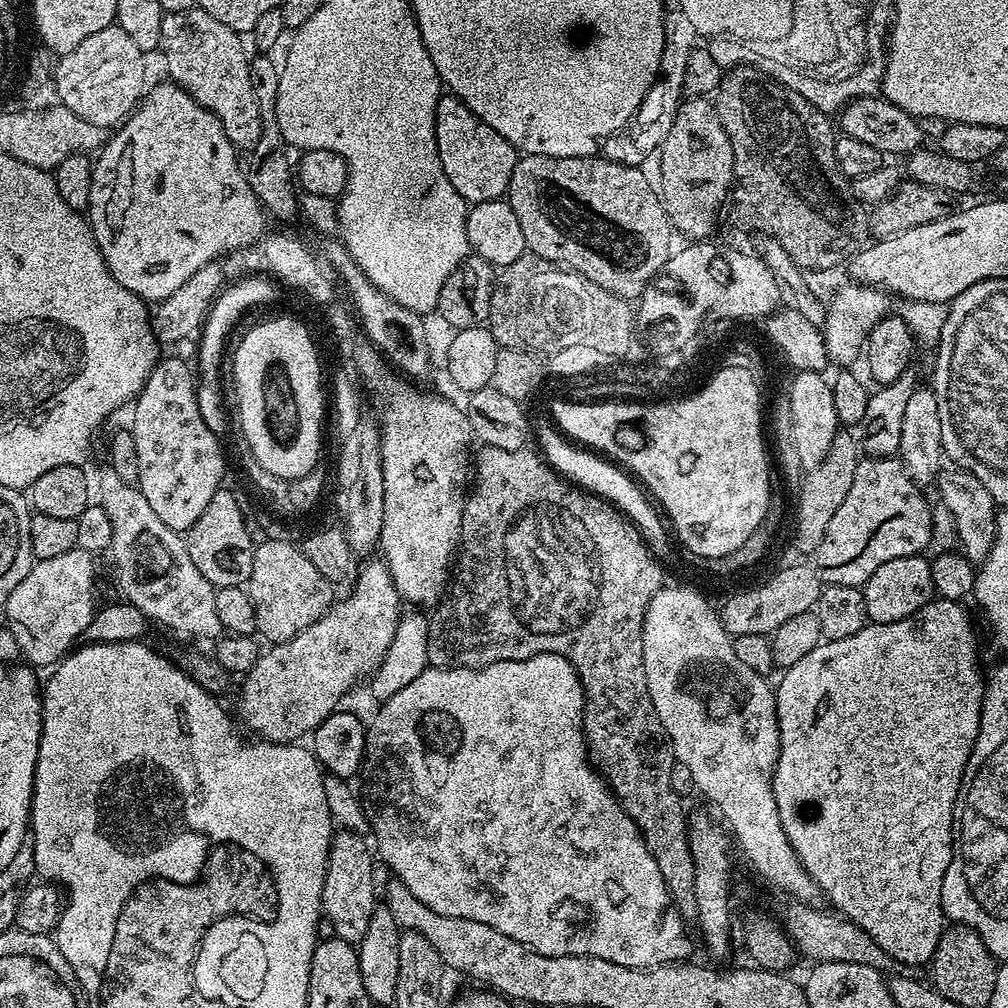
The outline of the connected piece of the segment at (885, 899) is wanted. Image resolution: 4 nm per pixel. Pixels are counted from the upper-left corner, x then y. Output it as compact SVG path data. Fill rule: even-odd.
M934 598L929 604L922 606L920 611L914 616L907 616L898 622L890 622L889 624L869 622L865 628L858 630L858 634L850 634L850 638L824 640L814 650L810 650L810 654L806 654L806 658L801 658L798 662L794 662L794 666L783 669L781 676L784 677L781 678L780 685L777 683L774 688L776 694L776 717L778 718L778 730L780 731L780 757L776 763L776 773L772 779L772 785L774 786L774 802L778 802L778 818L782 818L782 830L786 830L786 838L790 838L790 846L794 846L794 850L798 854L802 866L806 866L810 878L814 878L814 882L818 882L823 899L827 903L829 900L837 909L832 908L841 917L852 921L864 930L886 954L892 955L894 959L902 961L907 966L913 966L913 964L927 965L935 954L940 935L943 934L946 927L946 917L942 910L942 878L946 878L946 866L950 866L950 858L952 857L952 819L962 791L964 768L968 765L968 759L974 750L974 742L980 733L980 711L984 701L986 680L982 672L980 676L980 660L976 657L976 632L972 629L972 620L968 617L968 612L963 608L964 606L959 600Z

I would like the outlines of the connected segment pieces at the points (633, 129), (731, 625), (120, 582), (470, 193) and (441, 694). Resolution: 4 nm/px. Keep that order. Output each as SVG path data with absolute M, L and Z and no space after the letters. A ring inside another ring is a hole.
M675 6L669 8L669 12L665 11L662 16L664 45L656 83L650 86L646 98L642 98L642 106L638 106L638 110L626 122L626 126L622 126L614 134L610 134L604 139L602 155L605 160L635 168L647 165L647 160L651 156L653 159L659 153L660 145L664 143L670 126L676 120L676 111L685 99L686 62L690 62L690 54L692 49L697 47L698 37L690 18L686 18L686 14L682 14L680 8Z
M796 564L793 568L784 568L776 572L765 584L757 588L748 588L745 592L736 592L719 609L722 626L731 637L742 634L762 634L771 637L782 622L794 618L803 612L811 612L816 607L816 599L820 597L822 581L815 567L807 568L804 564Z
M110 466L105 467L104 470L98 482L99 498L97 499L111 524L112 536L108 554L112 556L116 584L121 592L119 595L142 610L149 621L155 623L158 621L180 634L210 638L210 640L217 639L223 633L223 628L215 611L216 589L207 582L199 573L198 566L191 561L185 537L162 522L162 518L151 509L150 502L137 485L121 480Z
M441 95L436 107L436 141L438 158L446 178L450 178L450 186L454 186L469 205L507 197L510 174L514 174L518 159L516 147L506 142L498 130L486 126L457 96Z
M547 652L525 660L494 662L485 668L461 668L459 666L455 668L434 668L429 666L425 668L422 674L418 674L418 678L414 678L414 682L410 682L410 686L398 690L398 694L394 694L389 700L383 701L377 708L380 709L377 710L376 717L373 718L372 724L370 720L364 733L364 763L358 773L359 779L362 778L364 781L358 784L358 792L362 797L362 807L368 817L371 835L376 835L374 848L379 859L380 856L384 859L385 866L392 871L391 875L395 879L401 880L406 886L406 890L410 890L410 894L414 894L414 898L418 898L418 902L422 902L422 906L430 906L430 910L434 910L434 914L446 914L450 918L470 918L470 922L482 922L485 926L491 926L494 930L498 930L498 934L506 934L506 938L514 938L514 942L522 942L522 946L547 956L593 956L594 958L606 958L606 962L618 962L618 966L630 966L631 968L657 968L659 964L684 962L691 957L688 955L692 952L692 940L690 937L684 936L685 917L681 916L676 905L672 902L672 896L668 893L668 887L662 878L662 870L658 870L658 862L654 862L654 854L650 854L638 826L630 818L630 814L626 814L624 807L616 801L612 789L605 784L604 777L592 767L592 761L588 759L588 742L584 738L584 718L586 715L584 688L580 685L580 676L576 672L576 667L565 656ZM564 902L570 902L570 906L574 910L580 909L582 905L587 906L594 918L592 928L588 930L568 928L562 919L556 918L552 912Z

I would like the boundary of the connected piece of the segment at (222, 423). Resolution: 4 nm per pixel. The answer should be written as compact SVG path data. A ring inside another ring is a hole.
M244 276L241 280L234 281L233 284L231 281L213 301L208 319L198 336L198 341L200 340L200 368L198 364L196 385L198 414L202 414L202 422L210 426L212 433L221 438L229 435L228 412L220 405L220 388L216 383L220 380L220 359L224 356L224 343L228 340L228 328L234 327L251 308L256 308L259 304L272 304L279 298L280 292L282 293L281 285L275 279L264 276Z

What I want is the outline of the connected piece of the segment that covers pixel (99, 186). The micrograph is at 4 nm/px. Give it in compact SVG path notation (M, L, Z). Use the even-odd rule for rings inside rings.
M173 82L165 83L156 84L153 88L151 85L145 91L131 116L107 137L107 143L99 149L92 165L90 202L86 213L87 222L92 227L92 233L102 250L110 274L119 284L126 286L126 290L138 294L145 302L166 300L170 294L174 294L179 287L182 287L192 274L202 270L204 266L212 261L219 261L223 257L223 252L232 252L235 248L244 248L247 244L254 243L256 239L257 243L266 232L266 229L264 229L266 209L260 203L260 199L250 190L245 169L242 167L241 157L240 160L236 157L238 149L226 136L222 122L210 110L203 108L186 89L180 88L179 85Z

